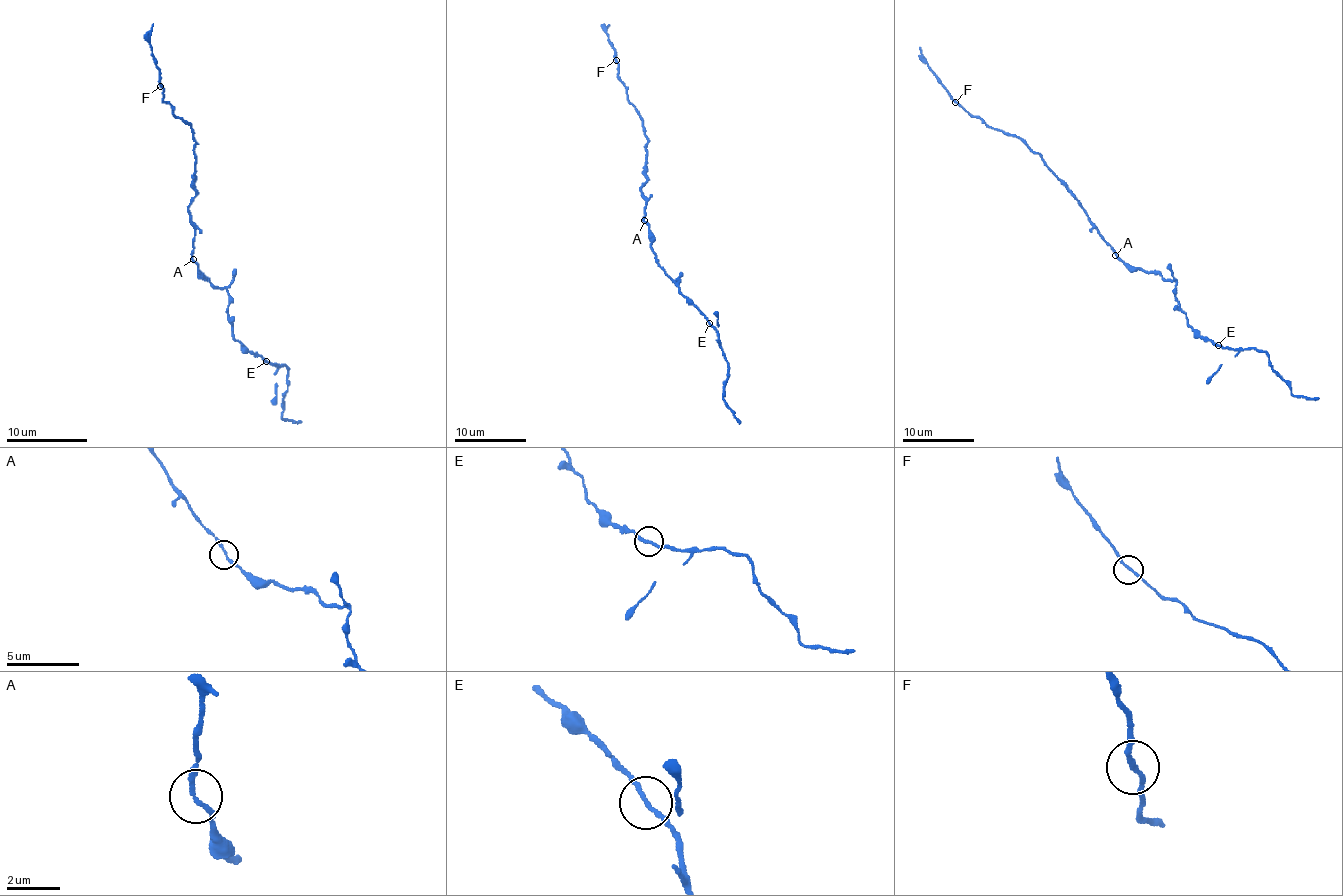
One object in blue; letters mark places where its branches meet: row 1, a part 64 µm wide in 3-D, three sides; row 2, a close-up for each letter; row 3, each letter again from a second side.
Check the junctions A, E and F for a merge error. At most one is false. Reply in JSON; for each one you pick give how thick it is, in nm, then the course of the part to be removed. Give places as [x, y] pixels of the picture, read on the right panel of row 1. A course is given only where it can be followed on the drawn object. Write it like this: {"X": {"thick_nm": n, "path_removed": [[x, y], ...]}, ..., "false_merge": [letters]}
{"false_merge": []}

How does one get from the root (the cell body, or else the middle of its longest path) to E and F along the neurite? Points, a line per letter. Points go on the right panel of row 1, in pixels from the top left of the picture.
E: (1117, 255), (1135, 268), (1156, 271), (1163, 278), (1174, 280), (1177, 303), (1186, 316), (1186, 323), (1218, 344)
F: (1117, 255), (1076, 196), (1038, 154), (1019, 138), (988, 127), (955, 102)

